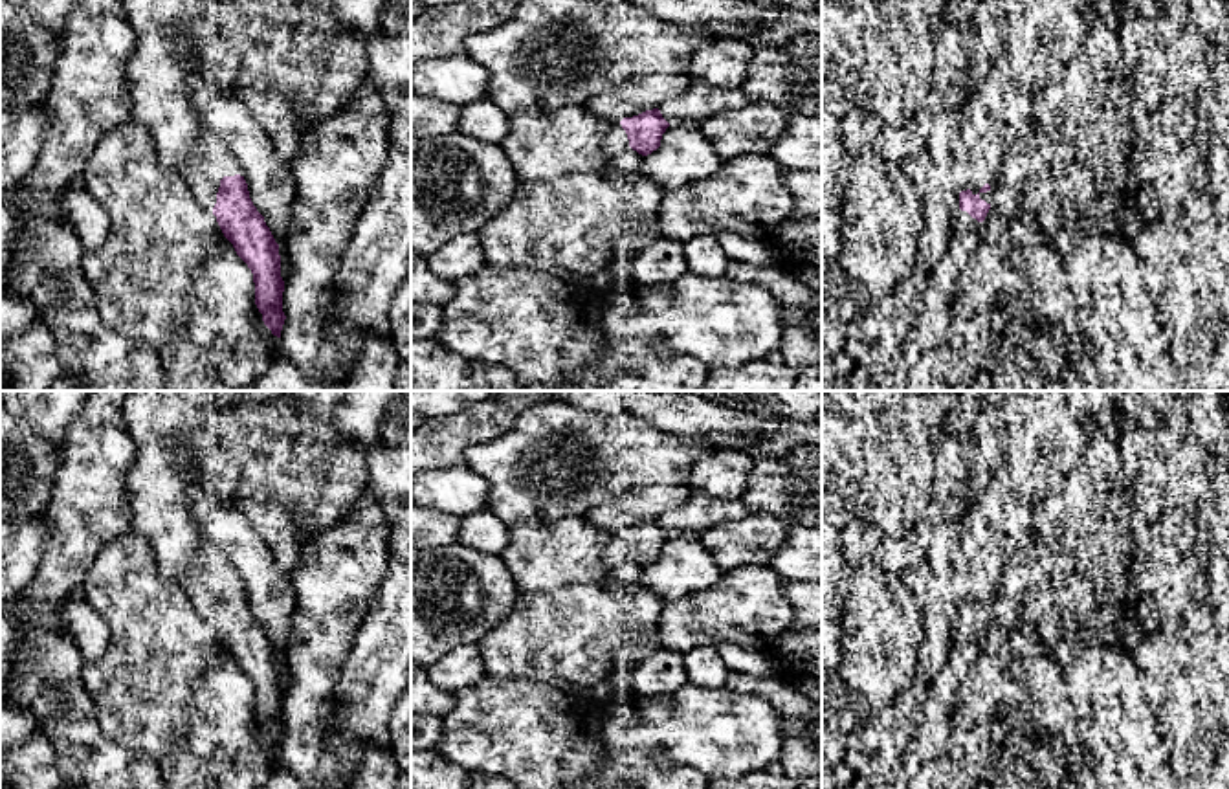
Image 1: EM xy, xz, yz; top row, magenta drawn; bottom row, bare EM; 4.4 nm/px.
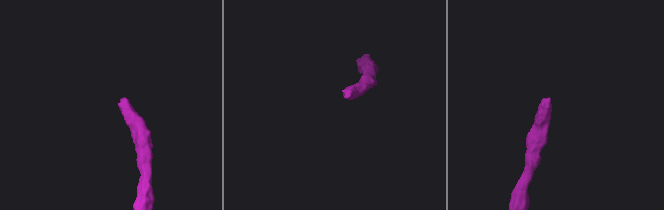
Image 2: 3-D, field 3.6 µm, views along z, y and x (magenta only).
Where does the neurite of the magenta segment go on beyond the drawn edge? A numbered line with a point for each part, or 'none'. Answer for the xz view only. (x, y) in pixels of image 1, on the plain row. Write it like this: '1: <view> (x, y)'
1: xz (617, 553)

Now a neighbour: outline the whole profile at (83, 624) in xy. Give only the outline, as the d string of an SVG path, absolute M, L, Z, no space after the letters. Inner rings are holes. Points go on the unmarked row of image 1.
M84 600L61 606L59 622L62 633L79 648L84 664L99 661L110 646L110 629L103 617Z

